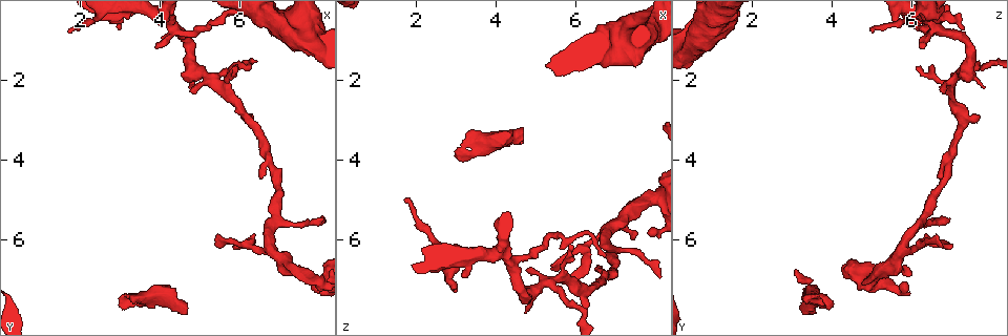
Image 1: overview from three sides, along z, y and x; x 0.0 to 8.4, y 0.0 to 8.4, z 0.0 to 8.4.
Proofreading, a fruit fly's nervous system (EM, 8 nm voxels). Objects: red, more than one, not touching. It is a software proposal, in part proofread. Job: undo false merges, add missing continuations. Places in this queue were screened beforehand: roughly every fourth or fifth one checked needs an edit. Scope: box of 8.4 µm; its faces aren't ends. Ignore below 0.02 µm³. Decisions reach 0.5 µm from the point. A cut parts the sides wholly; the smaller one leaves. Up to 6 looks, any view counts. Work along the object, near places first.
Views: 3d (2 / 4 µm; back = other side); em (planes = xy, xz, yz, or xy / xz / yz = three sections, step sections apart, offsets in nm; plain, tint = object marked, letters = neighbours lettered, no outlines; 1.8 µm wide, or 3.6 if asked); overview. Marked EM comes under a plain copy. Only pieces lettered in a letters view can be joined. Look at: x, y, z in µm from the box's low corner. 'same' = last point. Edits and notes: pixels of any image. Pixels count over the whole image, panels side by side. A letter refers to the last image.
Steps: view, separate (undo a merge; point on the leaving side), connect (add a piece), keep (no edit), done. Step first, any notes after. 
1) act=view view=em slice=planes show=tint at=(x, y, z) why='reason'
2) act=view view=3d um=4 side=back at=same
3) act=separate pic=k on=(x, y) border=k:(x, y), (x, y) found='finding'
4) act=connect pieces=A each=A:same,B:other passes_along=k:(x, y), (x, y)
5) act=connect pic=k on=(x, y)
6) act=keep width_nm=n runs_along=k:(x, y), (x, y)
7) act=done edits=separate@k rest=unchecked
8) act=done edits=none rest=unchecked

act=view view=em slice=planes show=letters at=(4.70, 7.85, 3.50) why='an open end'

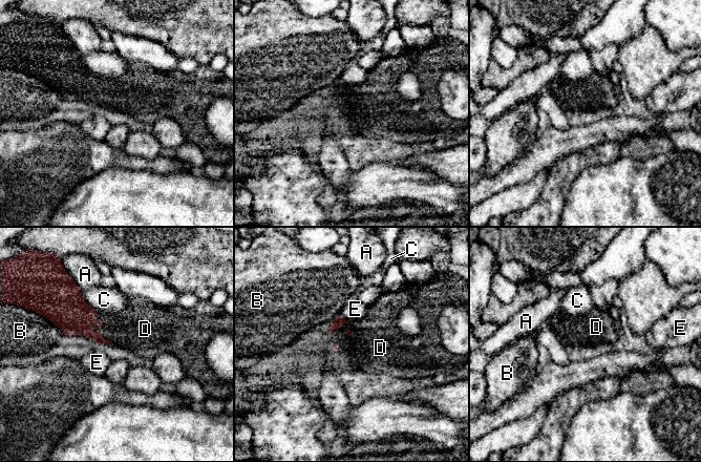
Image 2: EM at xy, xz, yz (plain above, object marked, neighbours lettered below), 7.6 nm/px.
act=connect pieces=D each=A:other,B:other,C:other,D:same,E:other passes_along=2:(72, 315), (100, 331), (132, 329) found='it goes on there'

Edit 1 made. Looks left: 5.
act=view view=overview

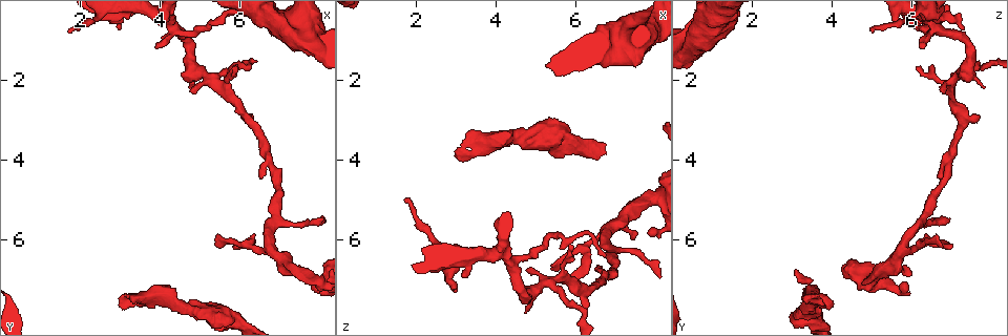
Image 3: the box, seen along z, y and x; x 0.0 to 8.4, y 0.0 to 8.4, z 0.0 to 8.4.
act=view view=3d um=2 at=(6.75, 6.20, 5.80)

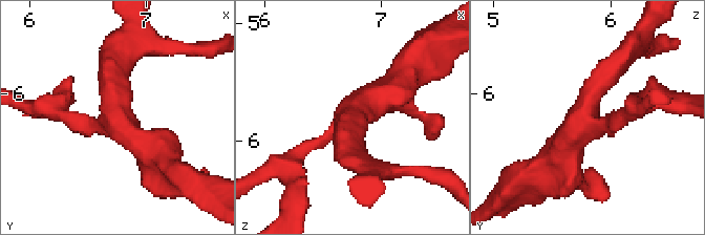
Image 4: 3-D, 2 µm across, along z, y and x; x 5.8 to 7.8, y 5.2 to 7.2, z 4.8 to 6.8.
act=view view=em slice=planes show=letters at=(6.74, 6.22, 5.80) arms=3 arm_widths_nm=190,190,240 why='need the tissue'

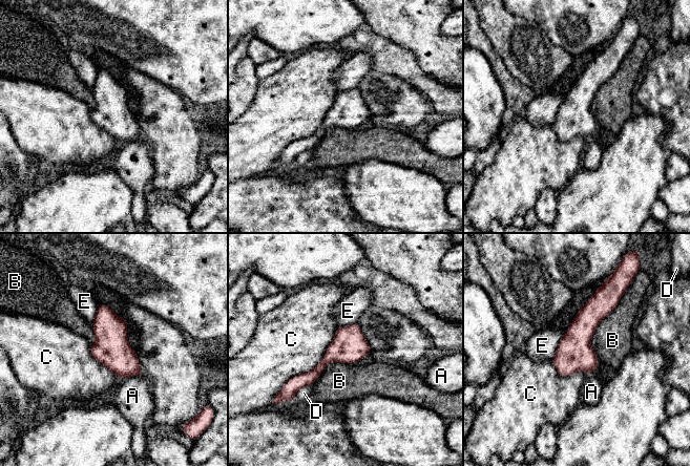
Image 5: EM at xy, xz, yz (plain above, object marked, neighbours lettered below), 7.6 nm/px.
act=keep longest_contact=C:600nm each=A:other,B:other,C:other,D:other,E:other runs_along=5:(603, 292), (562, 374) found='one neuron here'

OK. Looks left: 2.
act=done edits=connect@2 rest=unchecked

